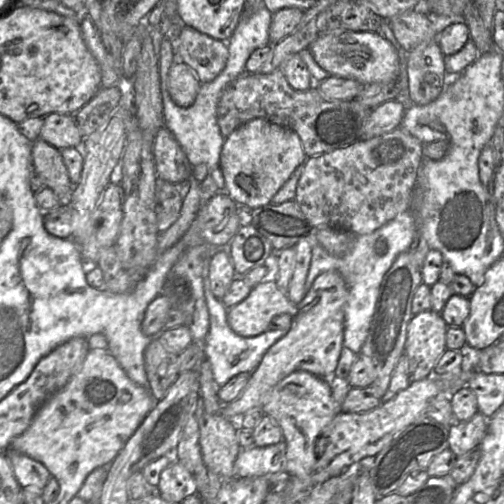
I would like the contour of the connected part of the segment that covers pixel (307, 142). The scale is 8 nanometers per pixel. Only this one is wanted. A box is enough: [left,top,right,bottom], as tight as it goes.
[217,68,370,157]

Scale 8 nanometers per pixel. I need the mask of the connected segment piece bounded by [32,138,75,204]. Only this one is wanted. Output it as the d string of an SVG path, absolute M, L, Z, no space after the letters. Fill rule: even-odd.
M41 138L37 139L33 141L32 163L34 171L55 192L61 204L70 204L75 185L70 180L61 150Z

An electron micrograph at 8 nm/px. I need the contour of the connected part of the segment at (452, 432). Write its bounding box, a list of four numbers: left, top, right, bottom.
[449,411,487,457]

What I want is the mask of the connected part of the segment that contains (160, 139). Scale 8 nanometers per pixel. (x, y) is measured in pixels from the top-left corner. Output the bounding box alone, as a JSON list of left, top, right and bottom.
[153,126,193,183]

